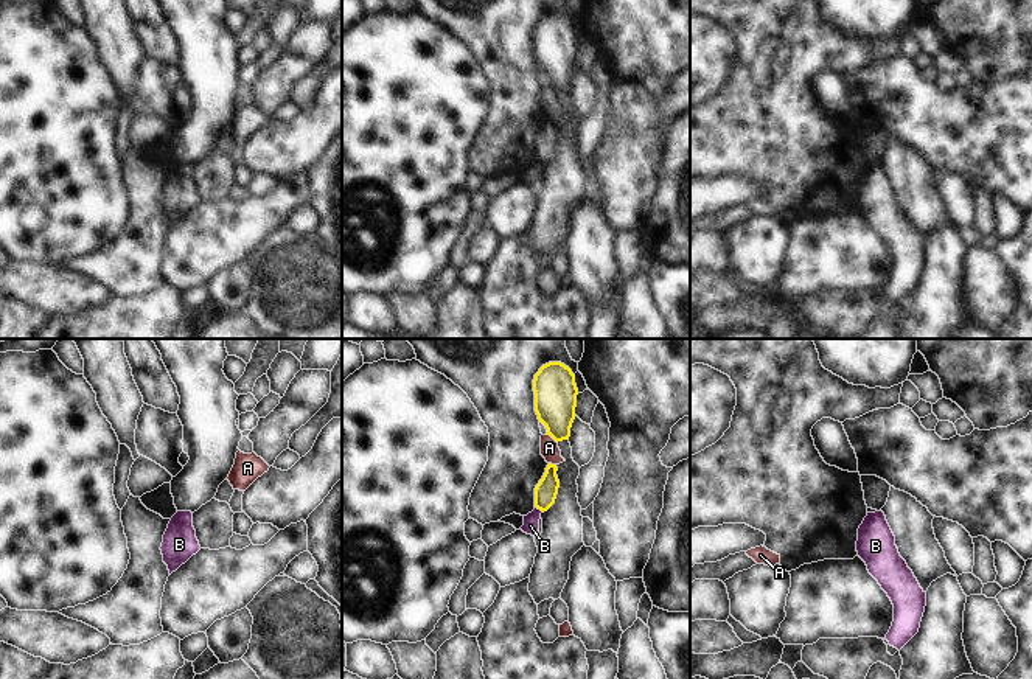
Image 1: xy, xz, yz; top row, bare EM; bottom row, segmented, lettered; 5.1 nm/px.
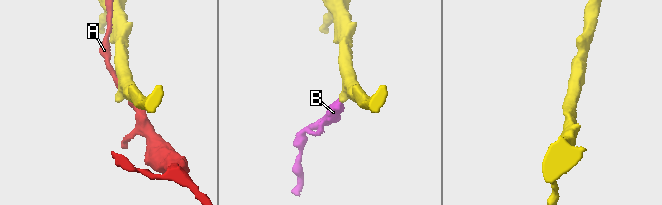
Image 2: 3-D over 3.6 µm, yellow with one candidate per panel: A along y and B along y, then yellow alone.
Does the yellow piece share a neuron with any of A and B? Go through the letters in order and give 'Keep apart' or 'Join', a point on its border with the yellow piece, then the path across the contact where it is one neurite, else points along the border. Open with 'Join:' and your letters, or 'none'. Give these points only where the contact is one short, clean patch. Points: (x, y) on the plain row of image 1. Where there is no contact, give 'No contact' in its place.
Join: none
A: Keep apart. Touches yellow at xz (552, 89)
B: Keep apart. Touches yellow at xz (540, 160). Boundary: xz (535, 157), (543, 163)

